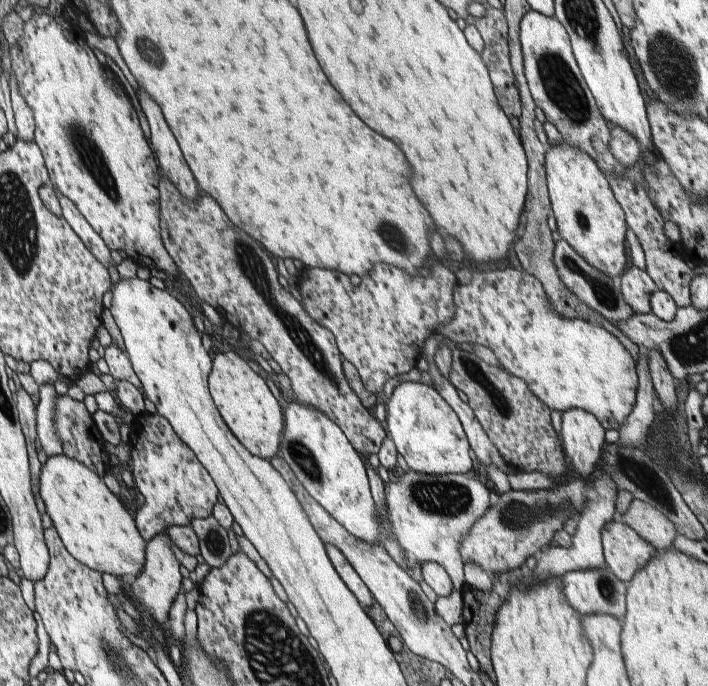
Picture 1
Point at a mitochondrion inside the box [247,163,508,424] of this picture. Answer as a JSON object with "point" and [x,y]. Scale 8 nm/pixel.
{"point":[395,239]}

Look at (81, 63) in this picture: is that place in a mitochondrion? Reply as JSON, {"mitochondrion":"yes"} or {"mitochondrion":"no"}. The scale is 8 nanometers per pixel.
{"mitochondrion":"no"}

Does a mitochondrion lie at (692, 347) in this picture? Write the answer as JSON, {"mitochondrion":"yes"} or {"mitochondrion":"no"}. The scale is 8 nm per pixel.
{"mitochondrion":"yes"}

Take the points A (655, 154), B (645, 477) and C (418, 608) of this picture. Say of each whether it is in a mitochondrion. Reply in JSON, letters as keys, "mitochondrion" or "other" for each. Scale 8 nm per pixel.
{"A":"other","B":"mitochondrion","C":"mitochondrion"}

